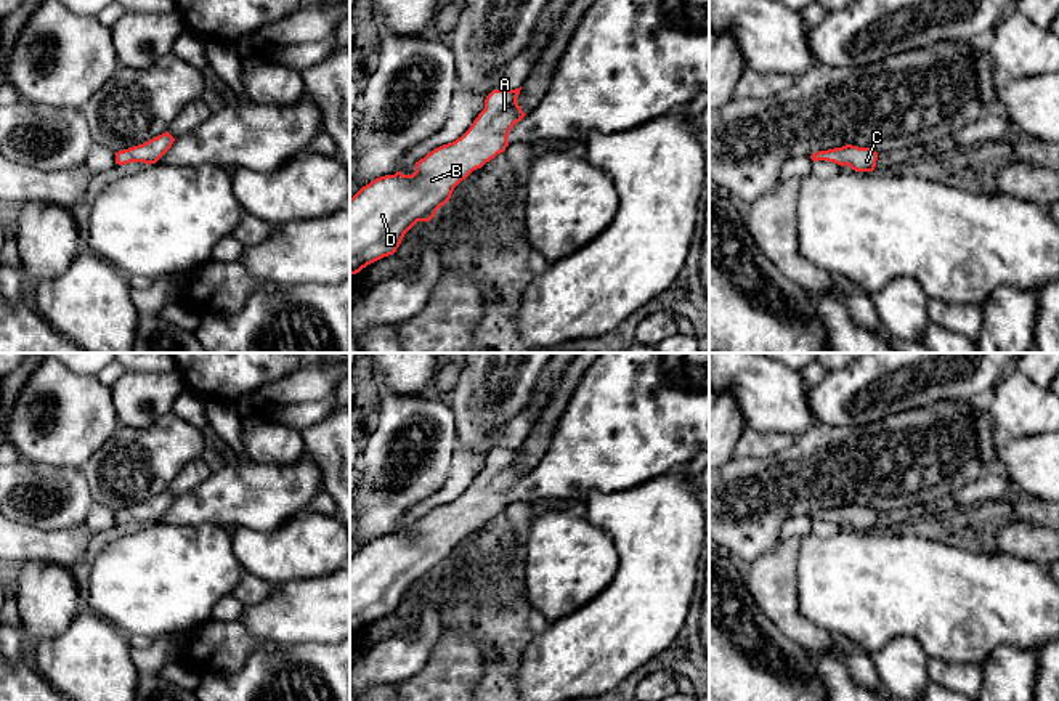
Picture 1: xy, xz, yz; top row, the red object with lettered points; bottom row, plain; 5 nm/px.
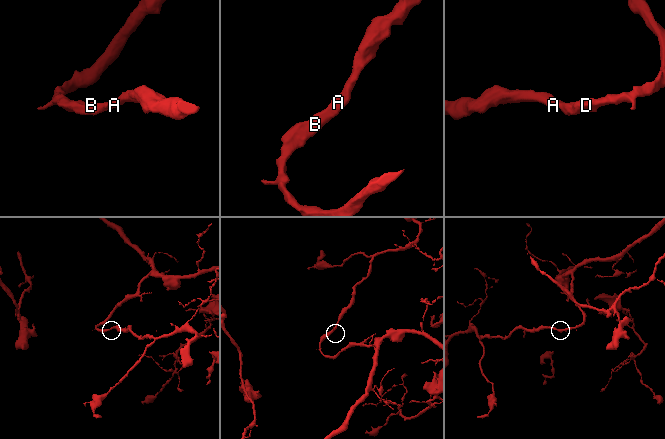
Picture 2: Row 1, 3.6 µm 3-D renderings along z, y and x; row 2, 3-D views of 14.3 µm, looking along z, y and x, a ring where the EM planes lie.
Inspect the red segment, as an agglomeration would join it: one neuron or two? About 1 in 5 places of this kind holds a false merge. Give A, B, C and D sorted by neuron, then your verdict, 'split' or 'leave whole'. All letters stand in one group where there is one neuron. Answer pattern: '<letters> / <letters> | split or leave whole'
A B C D | leave whole

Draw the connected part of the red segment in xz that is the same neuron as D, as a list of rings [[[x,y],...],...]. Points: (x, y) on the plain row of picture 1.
[[[521,446],[493,449],[485,459],[485,468],[470,488],[456,500],[433,509],[416,521],[412,534],[396,531],[375,537],[350,558],[350,635],[383,616],[393,614],[404,594],[417,581],[430,581],[436,569],[451,558],[454,547],[462,539],[505,510],[509,491],[526,475],[517,462],[520,449]]]

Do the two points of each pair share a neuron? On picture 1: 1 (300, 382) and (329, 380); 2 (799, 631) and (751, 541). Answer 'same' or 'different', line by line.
1: same
2: different

